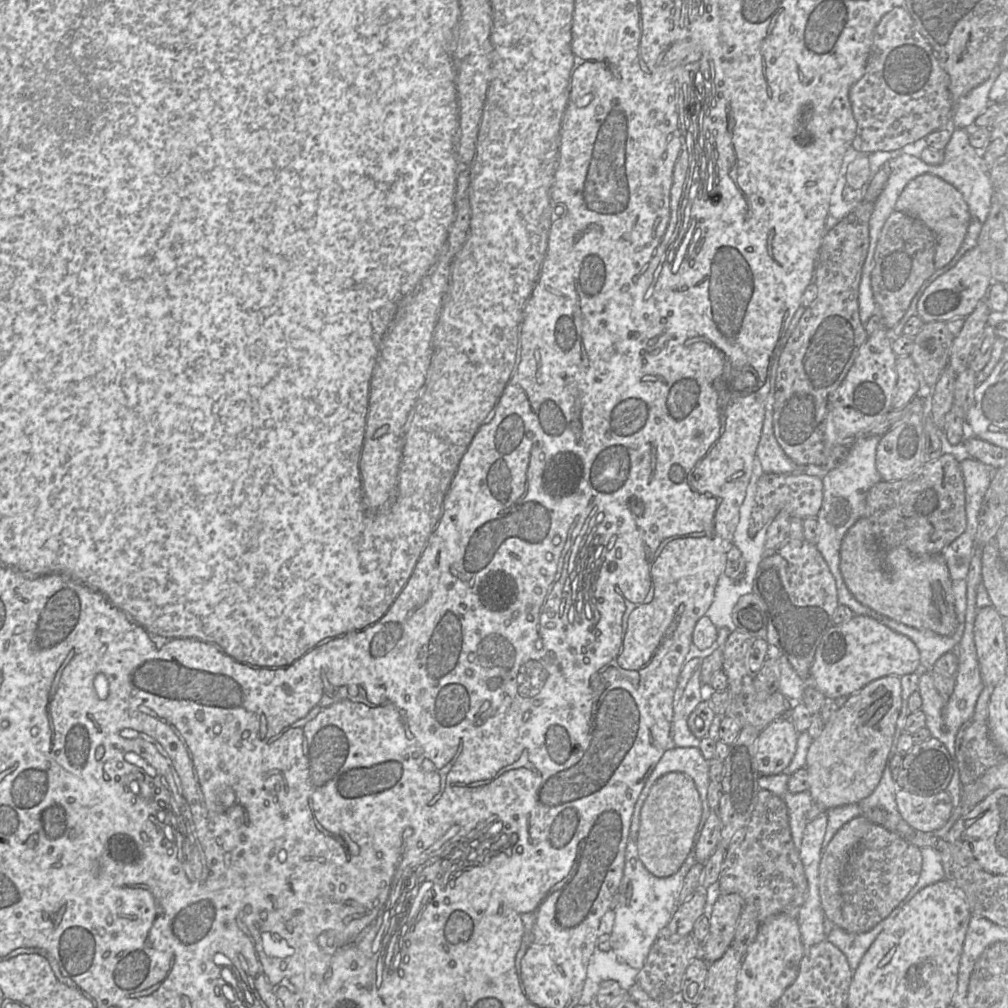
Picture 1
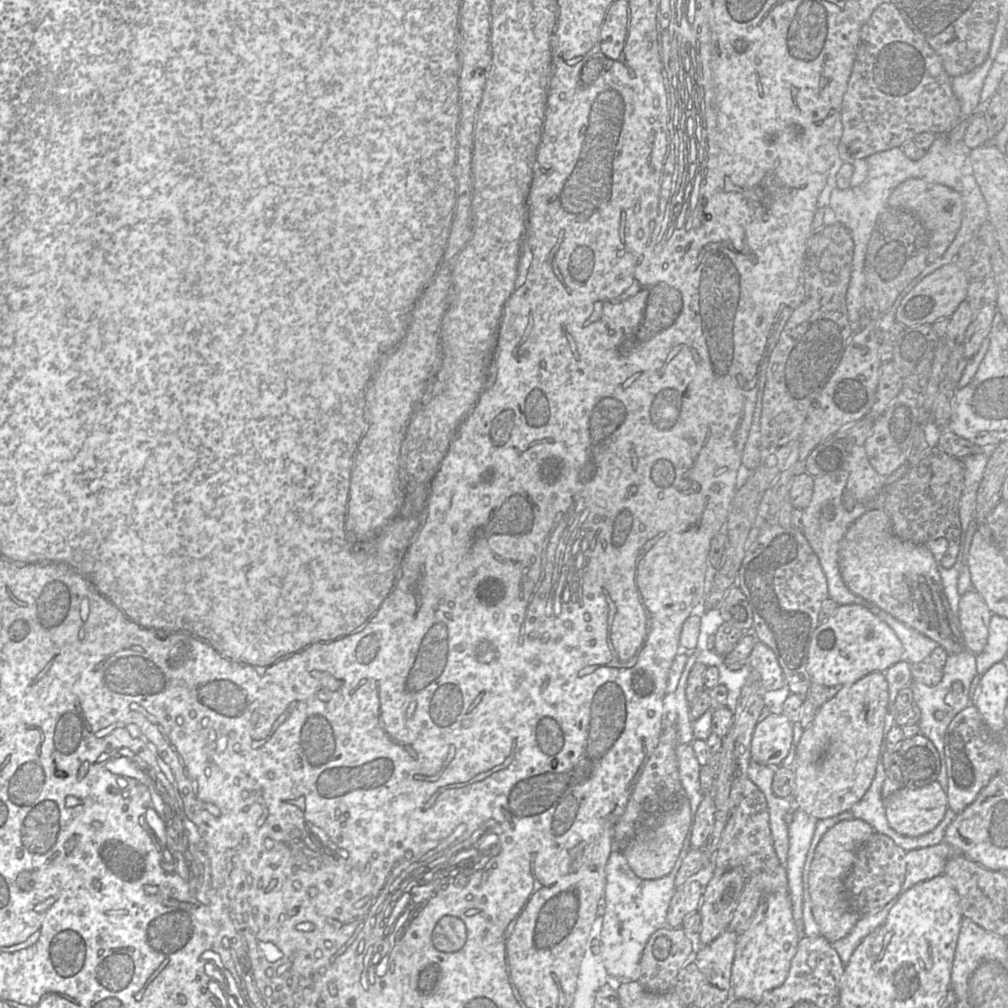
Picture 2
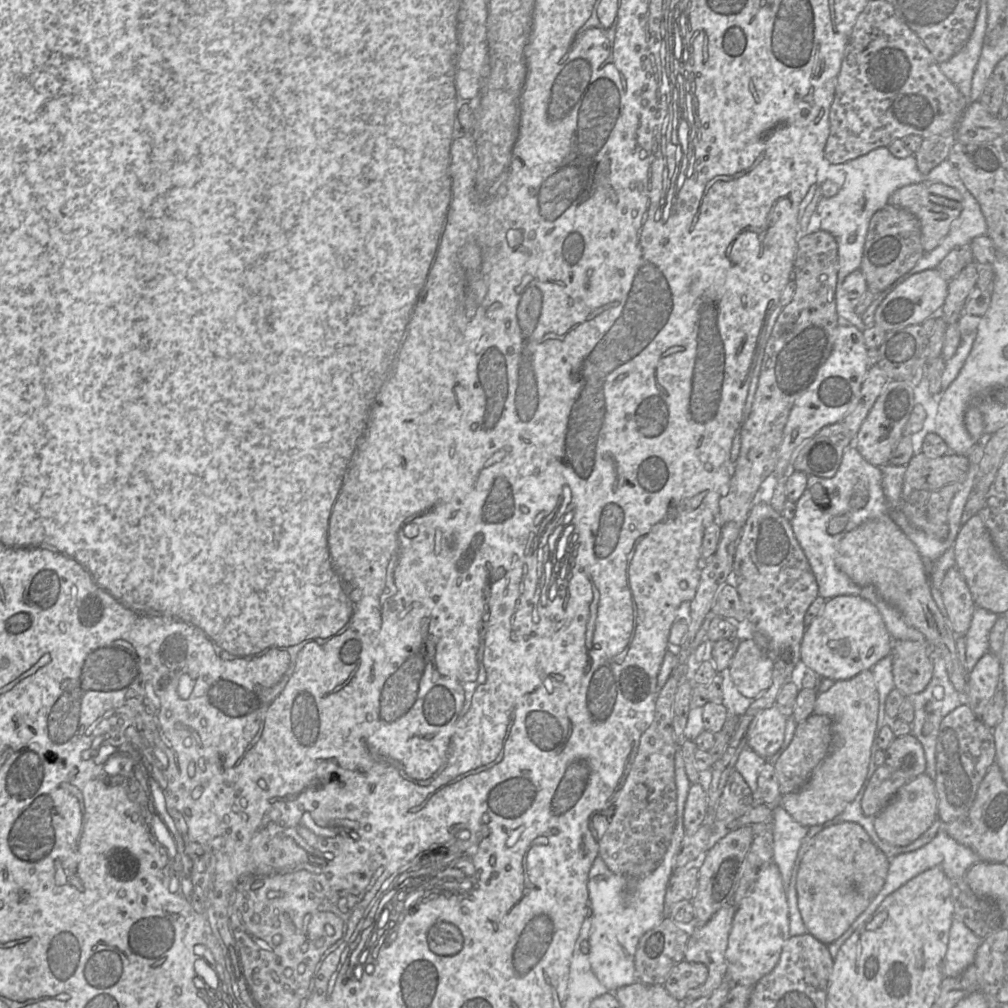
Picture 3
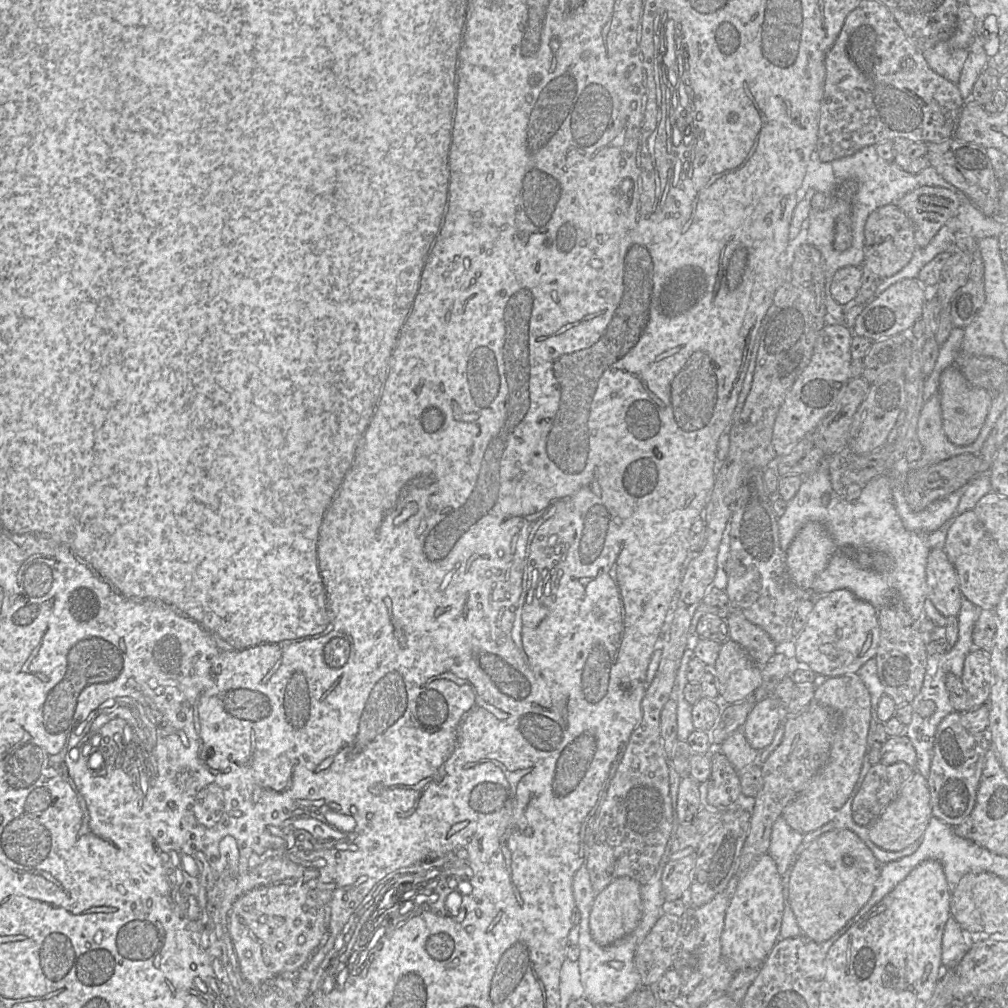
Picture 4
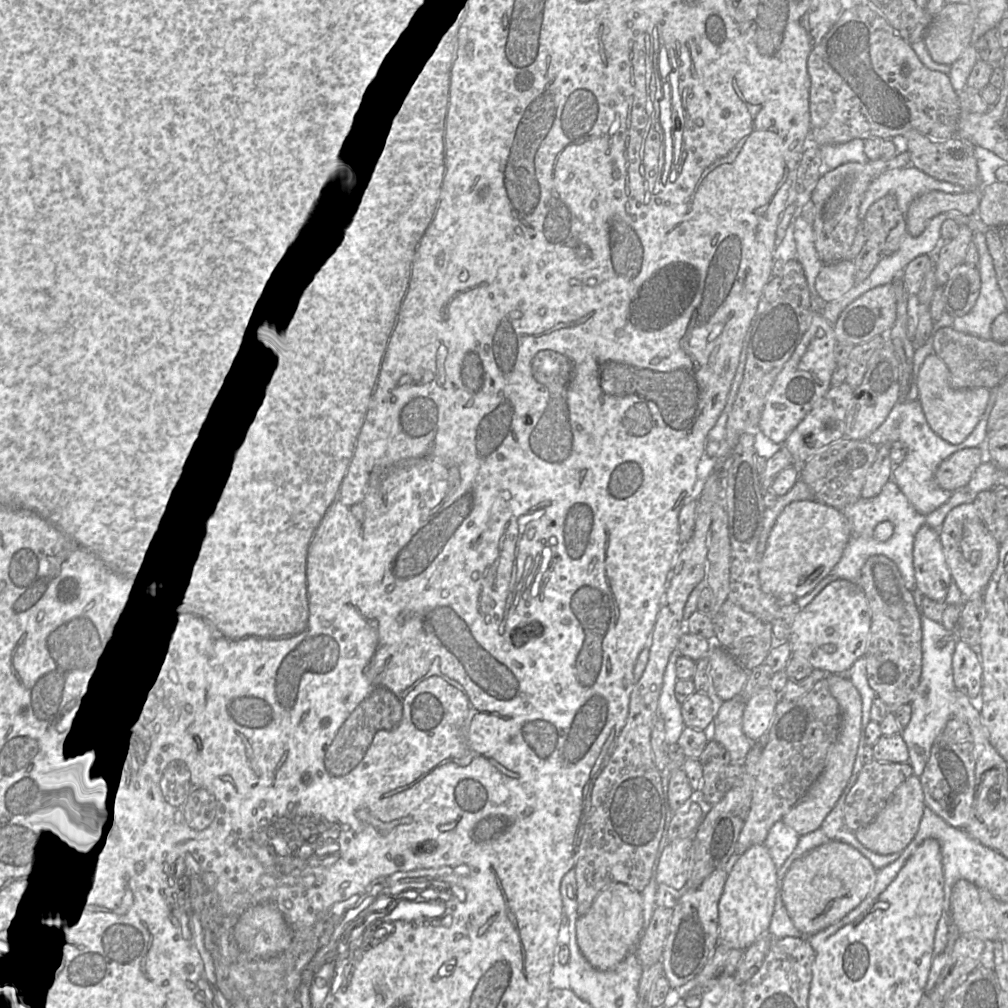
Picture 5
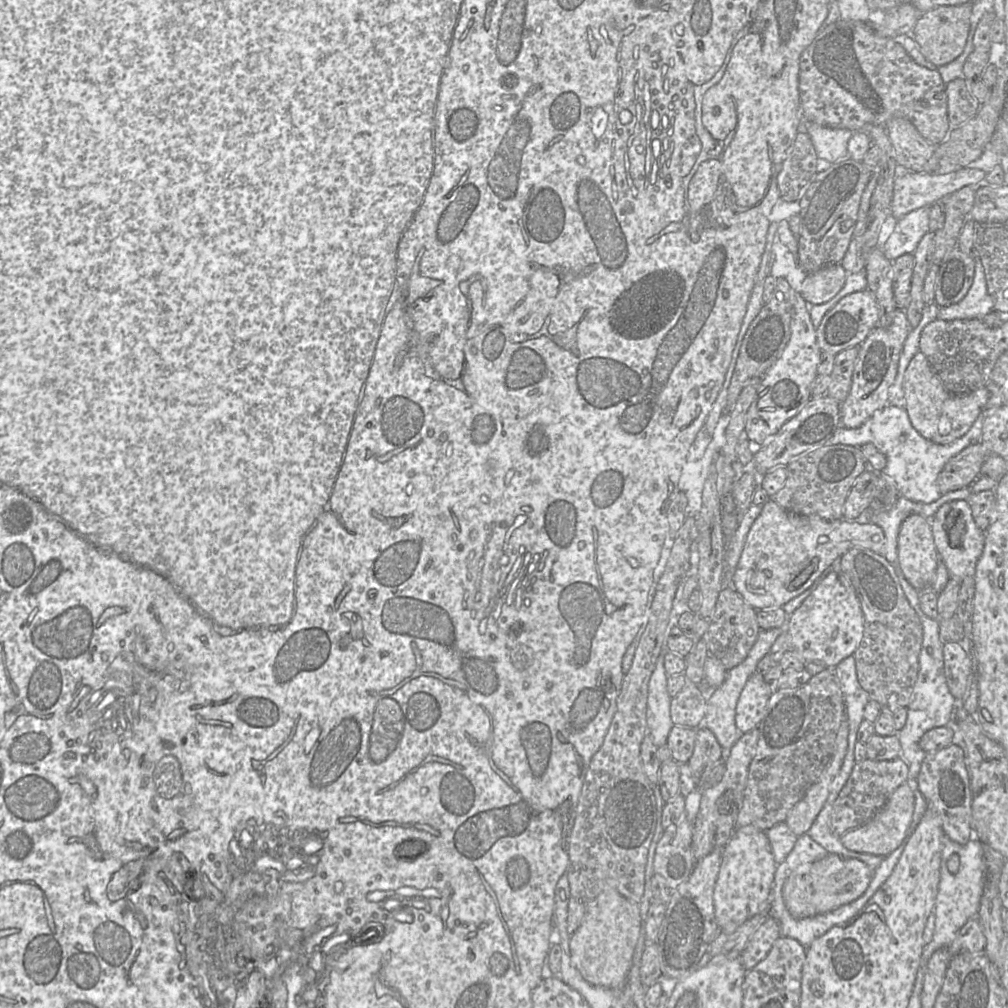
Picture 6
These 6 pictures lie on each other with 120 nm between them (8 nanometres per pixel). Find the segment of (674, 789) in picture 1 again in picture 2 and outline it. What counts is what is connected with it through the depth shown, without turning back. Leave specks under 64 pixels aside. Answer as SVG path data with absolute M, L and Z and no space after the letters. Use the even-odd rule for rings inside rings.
M679 799L679 805L665 815L660 823L649 831L639 831L624 849L623 854L632 869L640 878L659 879L668 875L674 868L684 846L686 835L692 828L693 815L689 799Z

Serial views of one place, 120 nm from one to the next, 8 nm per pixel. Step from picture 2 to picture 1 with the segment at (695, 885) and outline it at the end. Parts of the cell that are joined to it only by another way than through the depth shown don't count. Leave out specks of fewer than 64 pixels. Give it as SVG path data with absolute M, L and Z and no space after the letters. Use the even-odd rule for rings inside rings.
M699 889L690 897L686 902L678 905L674 914L672 915L670 921L667 923L666 927L670 931L669 937L664 937L672 943L679 941L682 937L688 936L692 933L695 922L704 915L704 906L706 902L706 897L703 895Z

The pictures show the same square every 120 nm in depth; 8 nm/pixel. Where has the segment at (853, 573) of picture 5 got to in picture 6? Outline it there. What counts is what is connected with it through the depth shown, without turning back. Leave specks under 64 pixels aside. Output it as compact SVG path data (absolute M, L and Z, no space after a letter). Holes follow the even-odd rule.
M970 487L949 491L941 494L939 499L929 504L913 502L899 495L889 510L872 512L867 508L854 521L859 523L874 523L883 529L885 544L877 554L884 556L890 562L898 578L906 580L898 563L898 534L902 522L912 514L918 514L930 521L944 503L954 500L967 500L972 493L973 491Z

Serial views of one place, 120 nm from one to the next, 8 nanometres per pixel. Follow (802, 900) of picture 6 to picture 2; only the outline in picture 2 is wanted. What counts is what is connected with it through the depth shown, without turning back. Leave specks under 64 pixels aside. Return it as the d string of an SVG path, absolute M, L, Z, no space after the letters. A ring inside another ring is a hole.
M861 819L842 820L822 836L815 849L809 873L812 914L820 935L830 943L845 937L860 918L847 900L845 880L854 864L857 849L873 832L872 826Z

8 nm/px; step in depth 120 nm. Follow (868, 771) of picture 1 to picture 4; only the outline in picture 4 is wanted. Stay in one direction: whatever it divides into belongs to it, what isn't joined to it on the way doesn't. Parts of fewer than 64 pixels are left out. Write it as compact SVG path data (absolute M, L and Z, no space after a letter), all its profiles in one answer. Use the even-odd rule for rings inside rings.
M857 673L829 677L825 683L815 689L814 701L835 709L839 714L839 723L827 762L814 775L802 792L782 810L782 816L787 824L803 835L831 822L836 813L848 800L860 775L871 720L870 693Z

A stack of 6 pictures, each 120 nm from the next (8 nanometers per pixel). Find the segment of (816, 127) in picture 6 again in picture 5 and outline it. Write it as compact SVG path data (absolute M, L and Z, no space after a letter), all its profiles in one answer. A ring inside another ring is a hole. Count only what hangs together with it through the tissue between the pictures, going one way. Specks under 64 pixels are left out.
M853 139L842 144L831 144L818 146L822 163L825 163L830 170L849 163L867 163L870 160L864 153L864 140Z

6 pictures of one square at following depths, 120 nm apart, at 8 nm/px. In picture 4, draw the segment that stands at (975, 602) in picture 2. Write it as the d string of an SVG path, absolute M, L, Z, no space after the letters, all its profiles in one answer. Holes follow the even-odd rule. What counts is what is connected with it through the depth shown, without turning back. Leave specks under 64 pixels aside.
M944 548L930 551L926 565L927 598L945 617L958 617L963 595L957 573Z

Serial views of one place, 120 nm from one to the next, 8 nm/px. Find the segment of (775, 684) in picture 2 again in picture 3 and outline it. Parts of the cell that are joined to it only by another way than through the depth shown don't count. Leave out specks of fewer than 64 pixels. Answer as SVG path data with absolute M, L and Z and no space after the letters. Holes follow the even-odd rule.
M753 638L742 639L728 672L737 690L746 698L761 696L772 684L774 663Z

